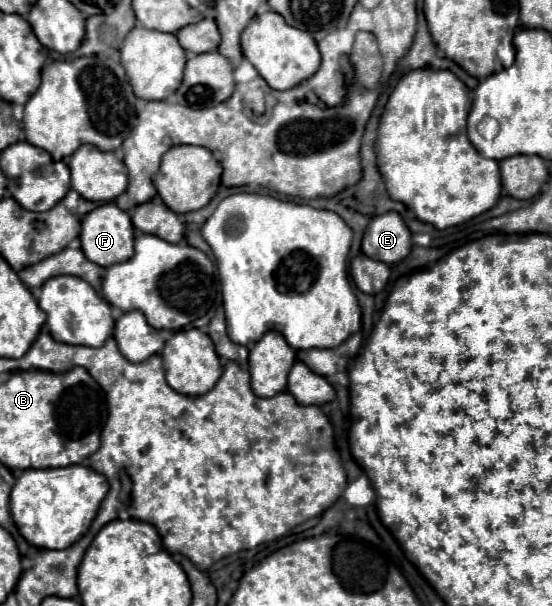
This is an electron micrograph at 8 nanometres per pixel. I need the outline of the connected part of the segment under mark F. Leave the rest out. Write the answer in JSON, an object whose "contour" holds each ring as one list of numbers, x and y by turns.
{"contour":[[115,203,99,205,97,209,89,211,81,221,81,249,85,257,101,267,109,267,121,261,127,261,133,255,133,225,129,213,121,211]]}

